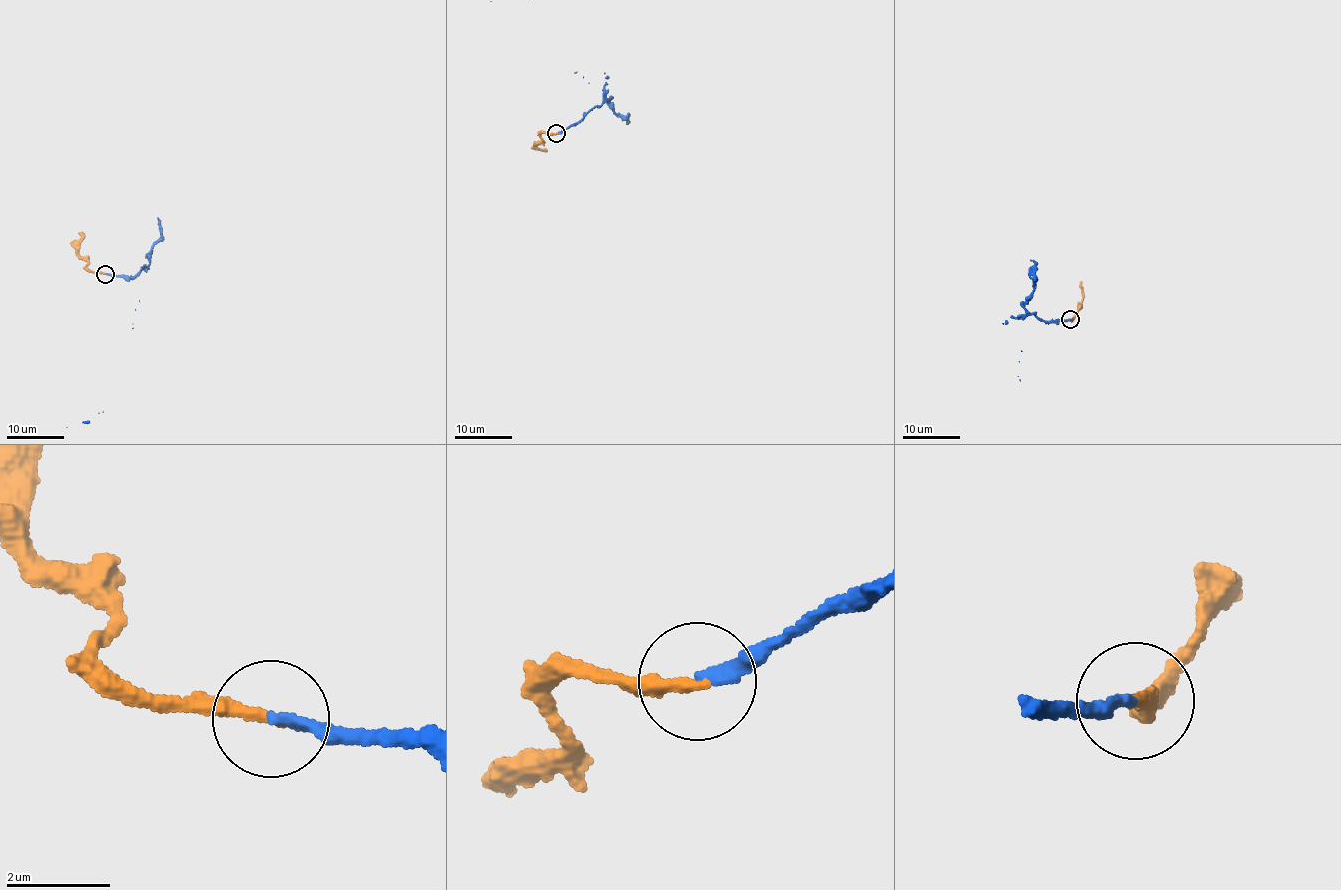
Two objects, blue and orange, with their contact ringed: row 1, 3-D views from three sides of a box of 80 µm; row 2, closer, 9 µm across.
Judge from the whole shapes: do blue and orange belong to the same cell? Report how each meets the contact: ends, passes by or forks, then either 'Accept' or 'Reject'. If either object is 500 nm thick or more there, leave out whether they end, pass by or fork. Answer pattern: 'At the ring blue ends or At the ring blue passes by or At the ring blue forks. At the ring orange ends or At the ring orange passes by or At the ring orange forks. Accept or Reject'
At the ring blue ends. At the ring orange ends. Accept

